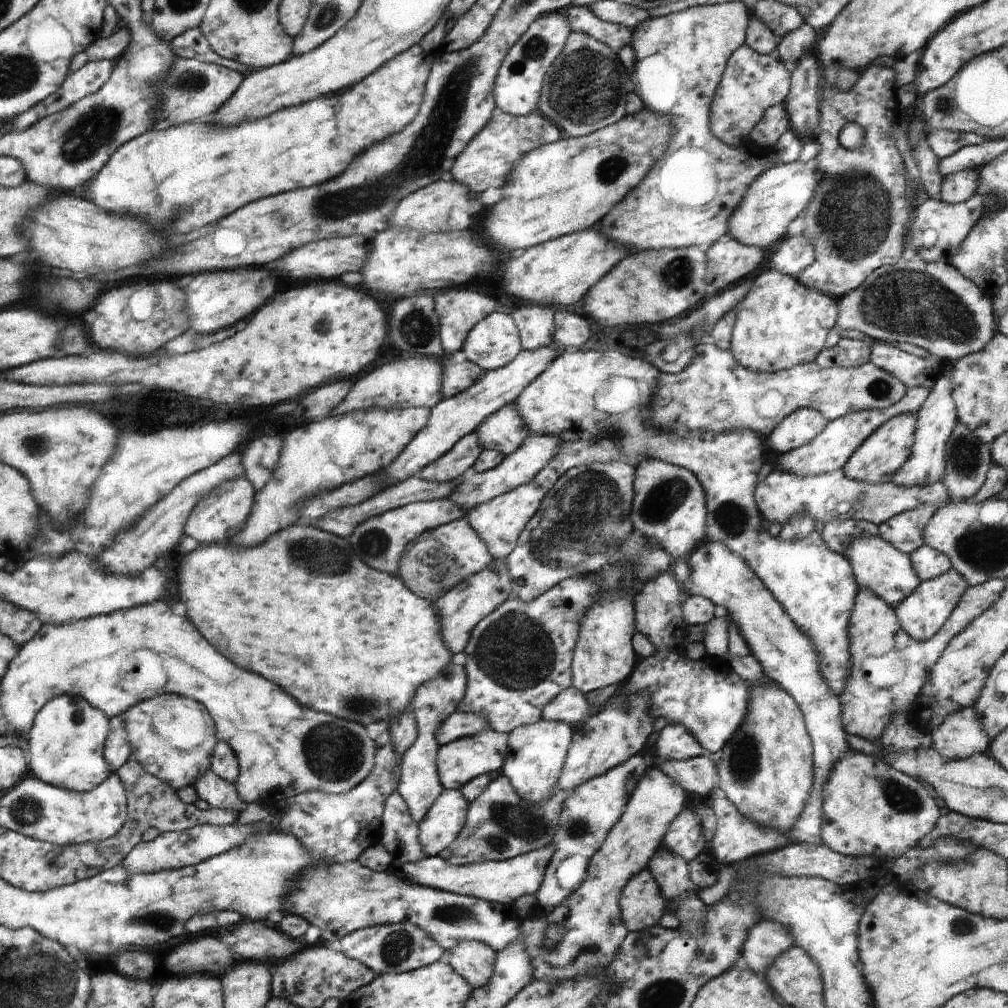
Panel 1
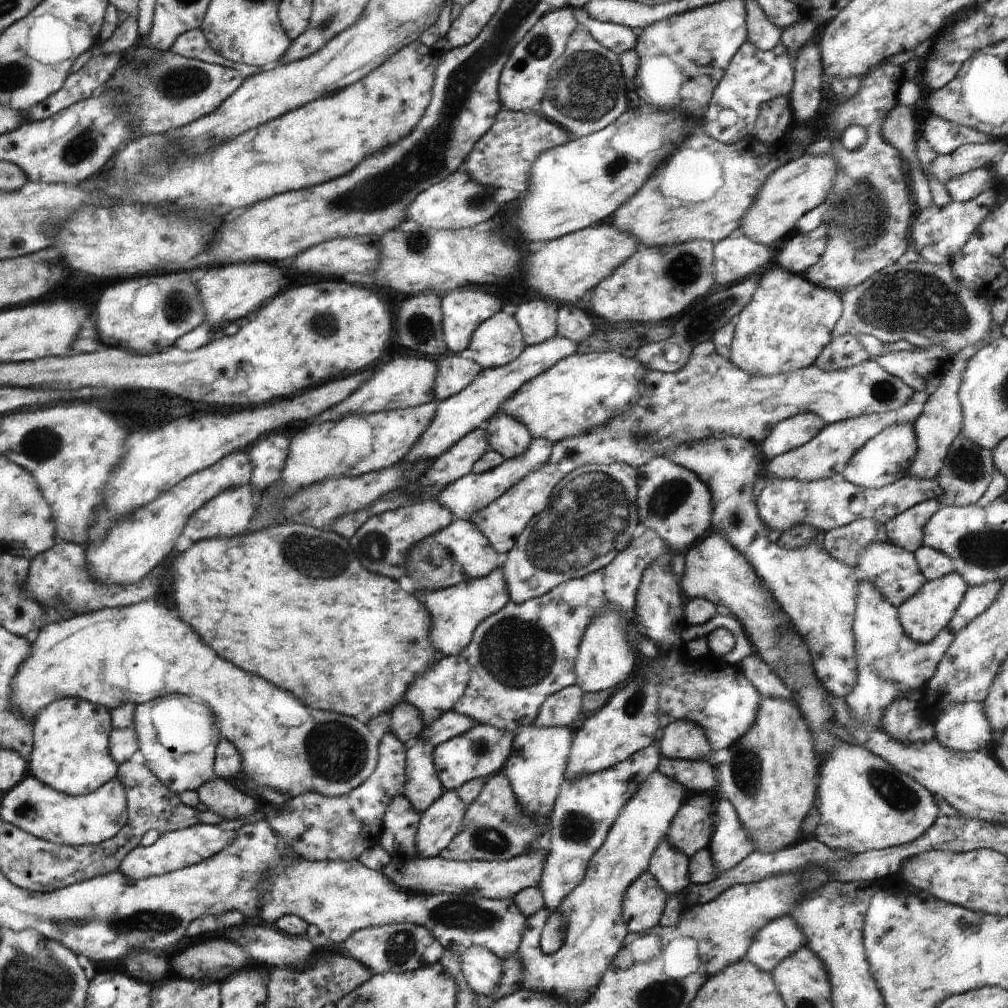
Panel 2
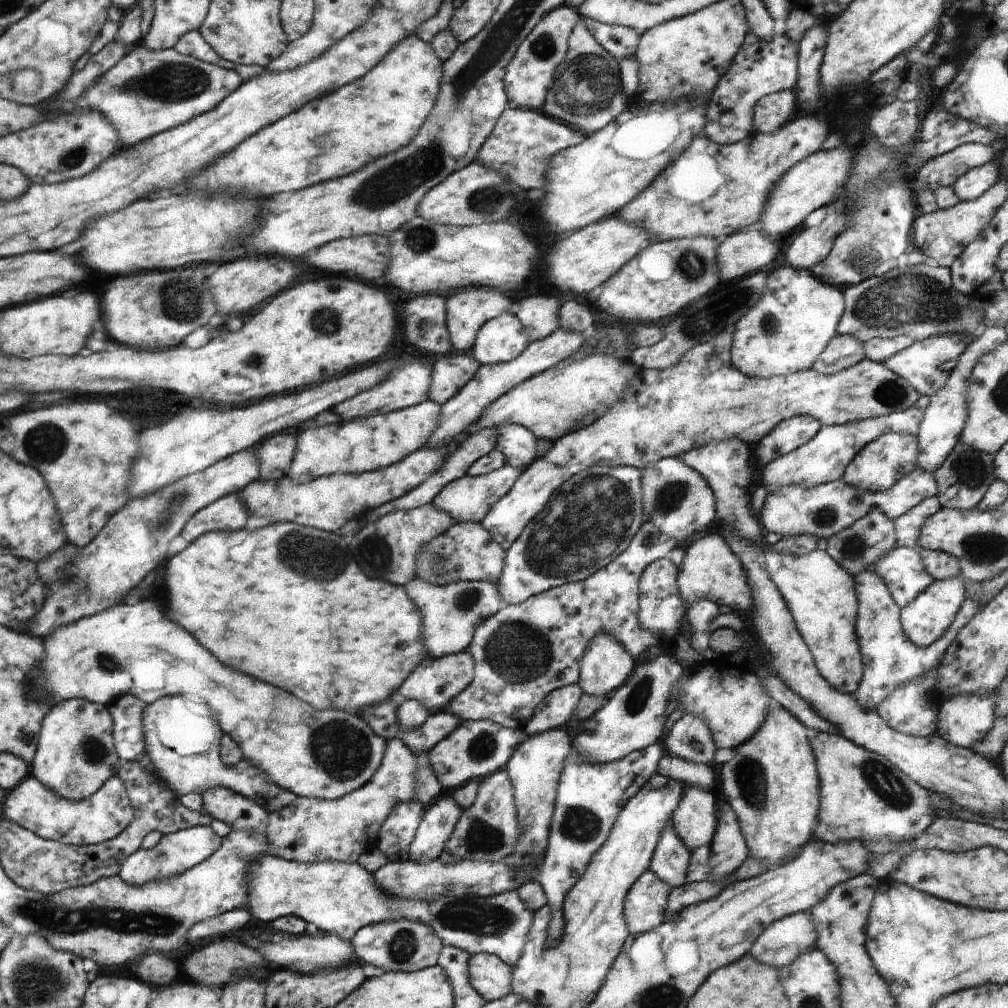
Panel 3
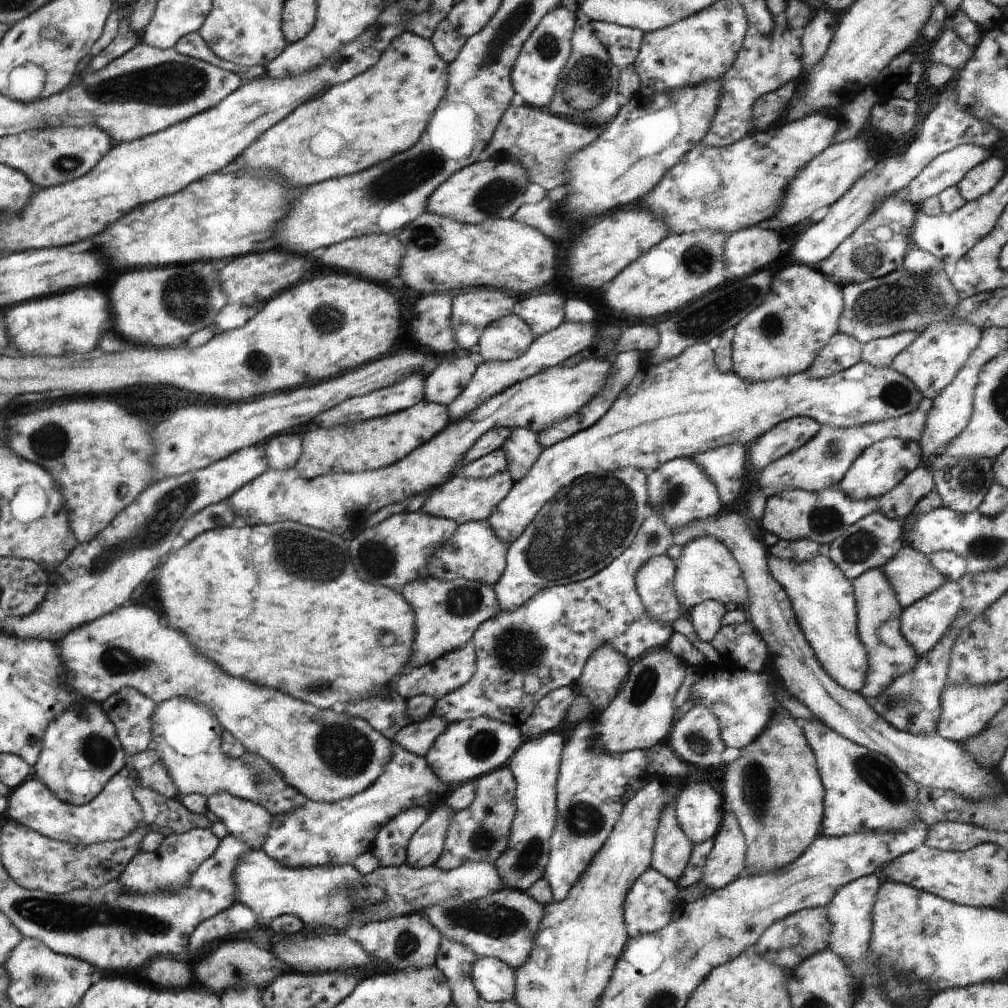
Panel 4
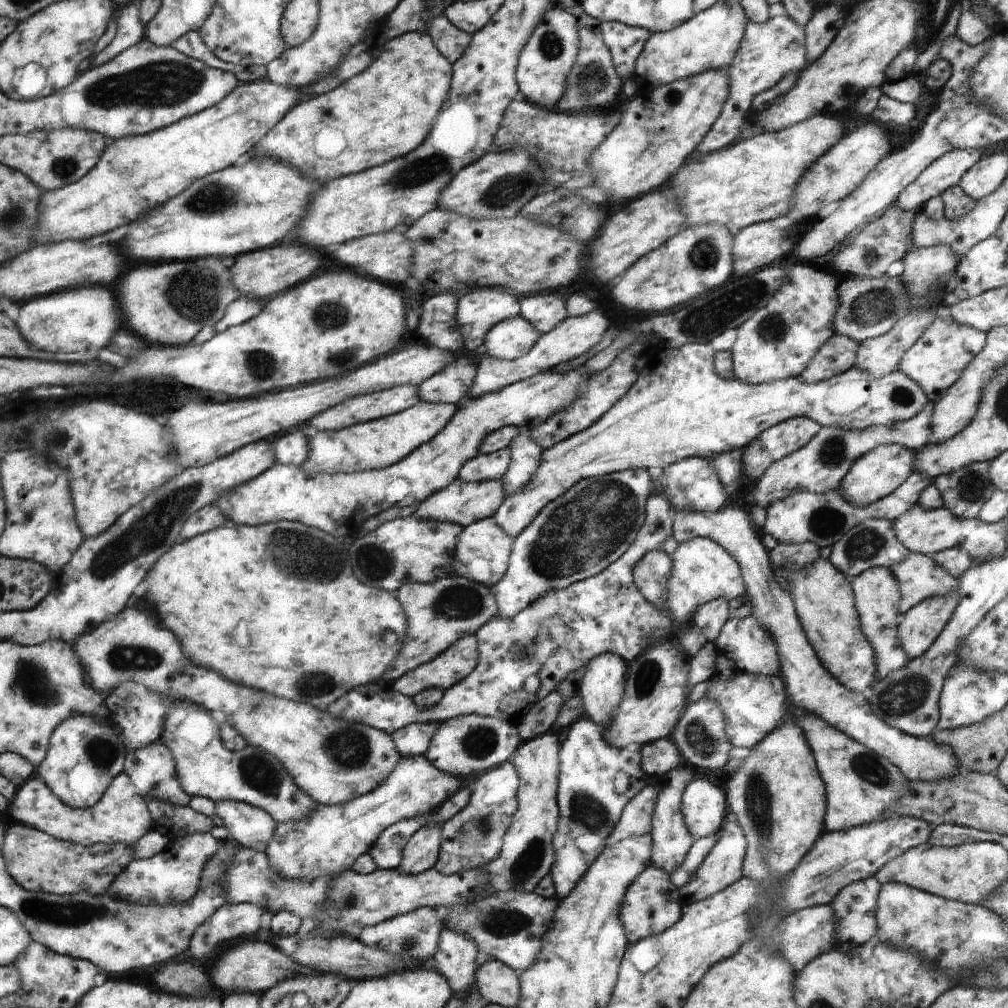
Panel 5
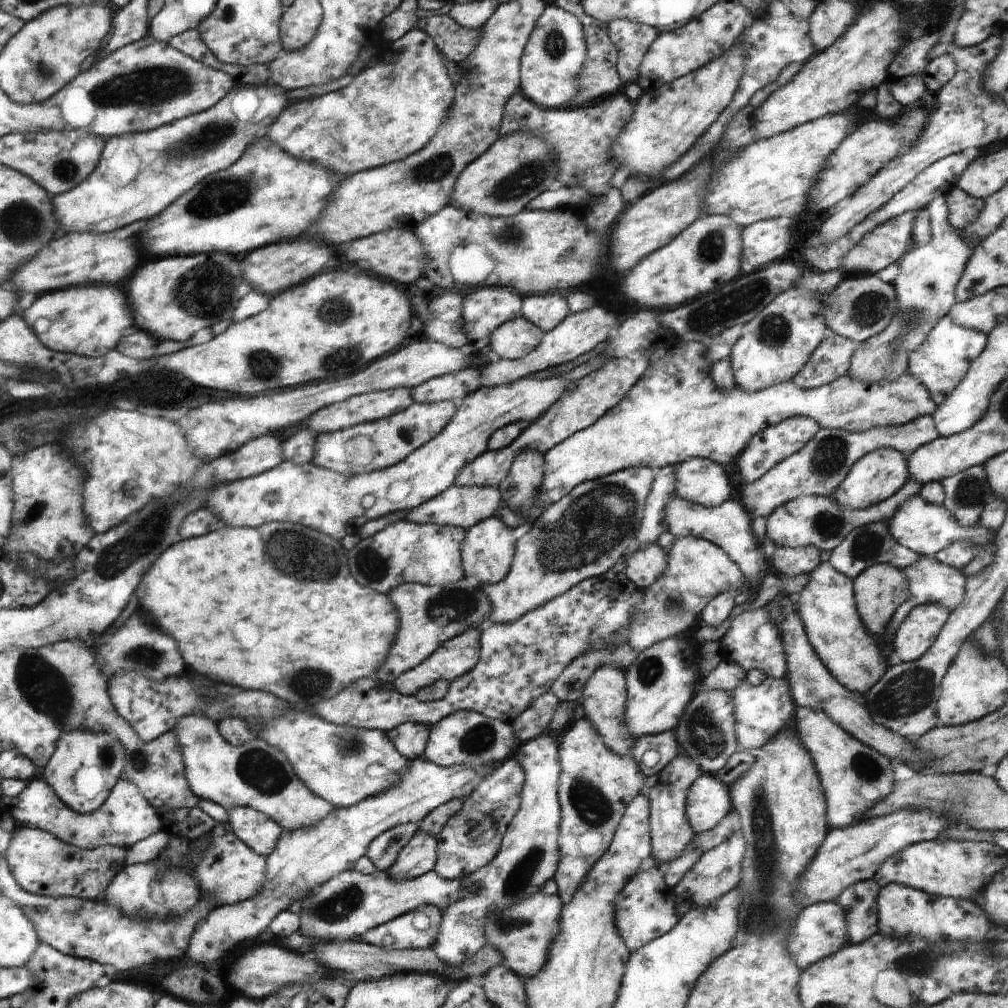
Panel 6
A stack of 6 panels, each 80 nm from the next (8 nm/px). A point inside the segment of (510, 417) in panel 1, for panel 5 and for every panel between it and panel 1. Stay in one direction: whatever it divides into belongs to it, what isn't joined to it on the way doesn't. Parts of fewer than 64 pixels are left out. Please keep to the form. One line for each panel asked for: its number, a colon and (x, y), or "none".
2: (510, 438)
3: (519, 446)
4: (522, 449)
5: (526, 455)

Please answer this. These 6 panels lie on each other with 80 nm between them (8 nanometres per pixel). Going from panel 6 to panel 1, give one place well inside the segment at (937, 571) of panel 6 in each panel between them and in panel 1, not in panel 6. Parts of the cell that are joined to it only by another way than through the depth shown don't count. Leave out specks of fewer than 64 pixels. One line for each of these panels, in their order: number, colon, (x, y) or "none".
1: (888, 572)
2: (894, 570)
3: (902, 570)
4: (911, 576)
5: (918, 577)

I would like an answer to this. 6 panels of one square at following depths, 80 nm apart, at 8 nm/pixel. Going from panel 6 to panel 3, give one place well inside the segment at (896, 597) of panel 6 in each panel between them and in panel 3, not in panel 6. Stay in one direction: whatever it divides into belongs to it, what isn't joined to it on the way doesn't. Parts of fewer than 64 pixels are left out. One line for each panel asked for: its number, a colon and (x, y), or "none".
3: (890, 658)
4: (878, 612)
5: (876, 593)

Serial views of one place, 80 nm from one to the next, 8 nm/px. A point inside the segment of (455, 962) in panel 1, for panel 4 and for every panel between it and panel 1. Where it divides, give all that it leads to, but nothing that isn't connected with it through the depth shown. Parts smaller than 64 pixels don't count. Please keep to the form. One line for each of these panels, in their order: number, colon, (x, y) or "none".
2: (482, 970)
3: (491, 978)
4: (494, 981)

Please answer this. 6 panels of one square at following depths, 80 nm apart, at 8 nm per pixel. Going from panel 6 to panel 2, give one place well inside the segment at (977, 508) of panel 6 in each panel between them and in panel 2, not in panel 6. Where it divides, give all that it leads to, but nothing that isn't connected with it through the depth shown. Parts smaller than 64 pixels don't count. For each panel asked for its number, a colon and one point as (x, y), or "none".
2: (968, 468)
3: (965, 475)
4: (962, 487)
5: (964, 491)

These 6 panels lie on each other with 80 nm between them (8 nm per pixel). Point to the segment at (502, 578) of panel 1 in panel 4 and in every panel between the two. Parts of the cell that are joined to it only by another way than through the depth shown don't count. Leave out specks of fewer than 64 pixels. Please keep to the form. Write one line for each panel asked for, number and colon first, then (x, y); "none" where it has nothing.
2: (456, 611)
3: (451, 613)
4: (447, 614)

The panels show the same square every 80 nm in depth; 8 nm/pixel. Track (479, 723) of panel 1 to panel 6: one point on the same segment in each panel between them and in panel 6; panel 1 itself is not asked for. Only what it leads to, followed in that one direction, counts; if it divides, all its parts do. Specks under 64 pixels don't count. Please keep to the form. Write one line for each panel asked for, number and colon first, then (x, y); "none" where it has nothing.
2: (449, 725)
3: (439, 725)
4: (418, 737)
5: (413, 739)
6: (410, 739)

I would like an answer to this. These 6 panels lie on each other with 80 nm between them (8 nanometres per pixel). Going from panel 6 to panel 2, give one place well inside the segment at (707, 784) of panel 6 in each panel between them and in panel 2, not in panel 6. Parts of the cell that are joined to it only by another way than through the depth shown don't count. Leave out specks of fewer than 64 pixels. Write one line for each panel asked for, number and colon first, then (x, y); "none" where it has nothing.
2: (690, 830)
3: (695, 819)
4: (699, 810)
5: (703, 806)

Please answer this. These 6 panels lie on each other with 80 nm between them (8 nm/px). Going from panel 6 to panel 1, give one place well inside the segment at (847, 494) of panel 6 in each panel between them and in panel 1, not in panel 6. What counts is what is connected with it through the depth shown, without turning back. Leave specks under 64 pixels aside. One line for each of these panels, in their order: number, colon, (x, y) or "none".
1: (875, 461)
2: (886, 457)
3: (884, 461)
4: (883, 465)
5: (875, 475)

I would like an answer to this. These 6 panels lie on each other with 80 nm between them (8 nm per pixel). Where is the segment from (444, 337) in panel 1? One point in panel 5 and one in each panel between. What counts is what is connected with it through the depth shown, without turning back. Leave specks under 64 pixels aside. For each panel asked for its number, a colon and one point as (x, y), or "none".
2: (464, 310)
3: (468, 310)
4: (472, 311)
5: (477, 312)

